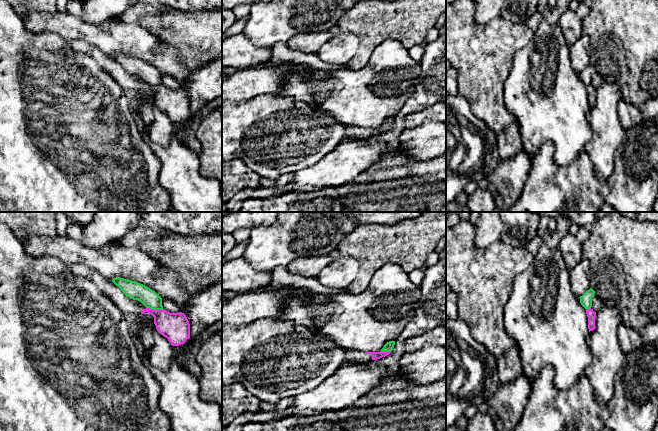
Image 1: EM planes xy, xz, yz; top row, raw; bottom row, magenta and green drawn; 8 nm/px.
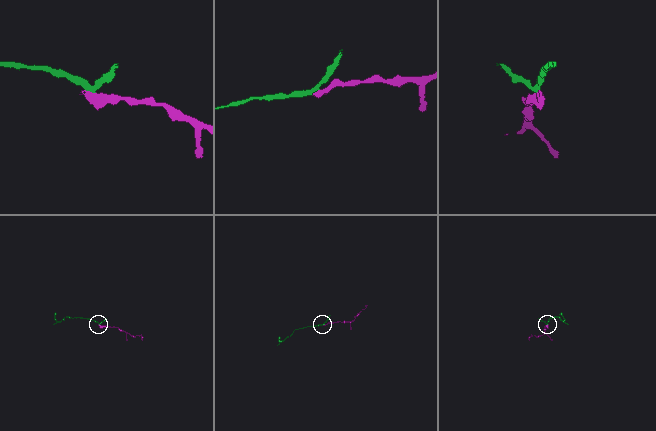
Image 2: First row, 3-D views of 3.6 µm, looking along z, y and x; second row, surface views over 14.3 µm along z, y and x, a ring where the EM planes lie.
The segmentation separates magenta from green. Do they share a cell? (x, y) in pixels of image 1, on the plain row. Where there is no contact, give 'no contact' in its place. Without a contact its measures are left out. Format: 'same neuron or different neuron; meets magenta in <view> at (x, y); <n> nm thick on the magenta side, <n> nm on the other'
same neuron; meets magenta in xy at (154, 86); 220 nm thick on the magenta side, 150 nm on the other

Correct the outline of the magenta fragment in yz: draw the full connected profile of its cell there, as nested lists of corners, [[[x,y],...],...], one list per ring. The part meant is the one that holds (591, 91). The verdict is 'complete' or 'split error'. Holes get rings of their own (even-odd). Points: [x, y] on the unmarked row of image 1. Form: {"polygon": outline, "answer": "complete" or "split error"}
{"polygon": [[[590,64],[582,72],[580,72],[580,79],[586,85],[586,90],[588,93],[588,105],[589,108],[595,105],[595,93],[596,88],[593,87],[592,83],[592,73],[595,70],[595,67]]], "answer": "split error"}

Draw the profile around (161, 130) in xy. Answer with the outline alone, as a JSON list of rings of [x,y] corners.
[[[139,90],[134,93],[132,98],[150,108],[153,112],[153,120],[148,127],[150,140],[161,147],[167,147],[178,129],[178,122],[172,122],[168,115],[157,107],[154,93],[151,90]]]

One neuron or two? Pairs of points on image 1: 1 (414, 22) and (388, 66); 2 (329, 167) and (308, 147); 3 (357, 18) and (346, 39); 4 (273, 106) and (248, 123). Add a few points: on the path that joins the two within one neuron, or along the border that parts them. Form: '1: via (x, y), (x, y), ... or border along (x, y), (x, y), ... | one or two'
1: border along (378, 44), (388, 39), (397, 39), (407, 49) | two
2: border along (338, 143), (317, 161), (299, 169) | two
3: border along (337, 29), (357, 36), (355, 54) | two
4: via (267, 112), (260, 119), (254, 120) | one

